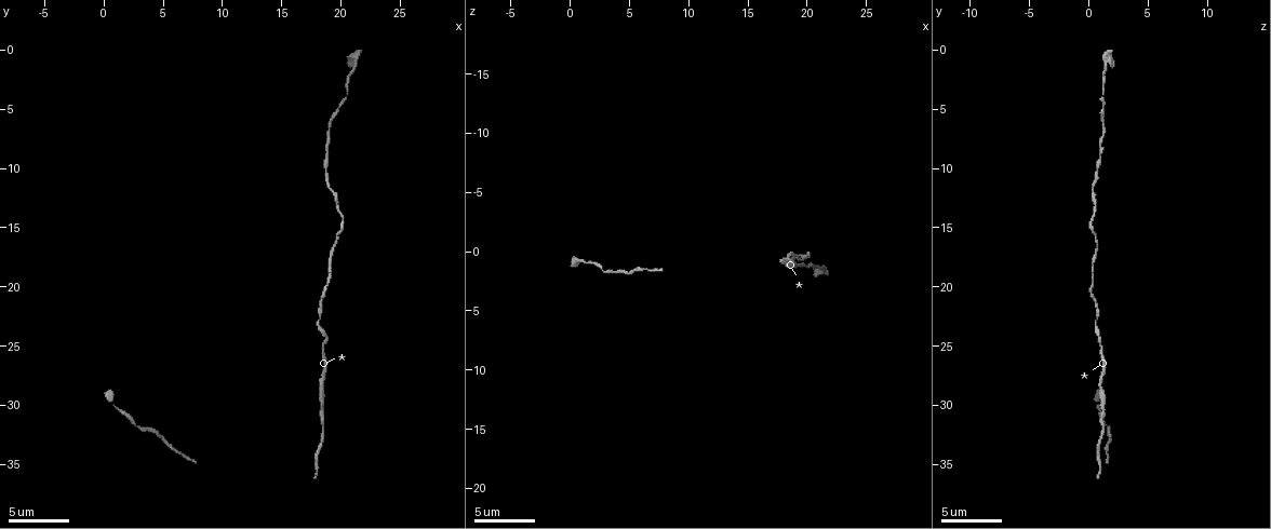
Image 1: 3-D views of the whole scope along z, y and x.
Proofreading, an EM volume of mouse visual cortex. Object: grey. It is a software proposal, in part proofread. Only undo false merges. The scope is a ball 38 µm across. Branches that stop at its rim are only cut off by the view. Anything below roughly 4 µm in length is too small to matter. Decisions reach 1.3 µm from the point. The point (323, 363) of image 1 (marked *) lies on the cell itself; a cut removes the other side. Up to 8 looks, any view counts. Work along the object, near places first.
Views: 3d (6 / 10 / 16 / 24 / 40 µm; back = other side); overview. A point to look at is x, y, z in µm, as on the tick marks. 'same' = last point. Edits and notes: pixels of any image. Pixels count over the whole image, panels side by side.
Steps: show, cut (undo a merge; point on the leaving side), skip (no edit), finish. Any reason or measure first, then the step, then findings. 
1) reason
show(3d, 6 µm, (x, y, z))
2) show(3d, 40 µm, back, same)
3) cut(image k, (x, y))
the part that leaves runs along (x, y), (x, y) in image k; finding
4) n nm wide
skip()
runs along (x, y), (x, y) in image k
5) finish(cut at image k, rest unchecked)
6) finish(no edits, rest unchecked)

sudden change in width
show(3d, 16 µm, (18.4, 30.6, 1.2))

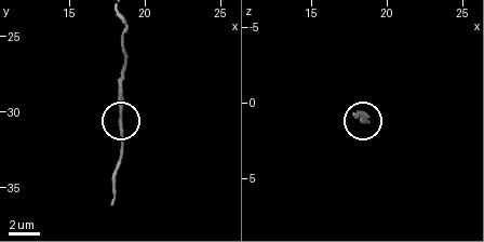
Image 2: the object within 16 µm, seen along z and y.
200 nm wide
skip()
runs along (123, 59), (119, 132), (123, 158) in image 2; continuous, no second cell

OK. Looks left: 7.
sudden change in width
show(3d, 6 µm, (18.8, 20.4, 0.2))

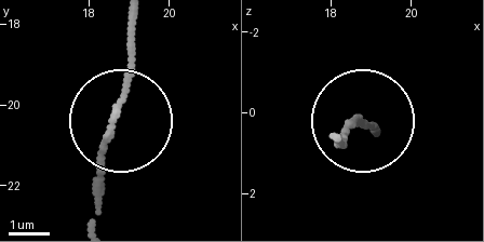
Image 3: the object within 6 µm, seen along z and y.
skip()
one cell here

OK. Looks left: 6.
narrows sharply
show(3d, 10 µm, (19.0, 8.6, 1.0))

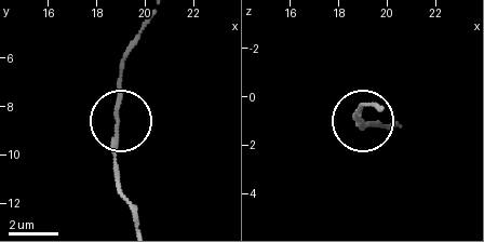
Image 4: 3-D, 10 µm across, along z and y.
skip()
runs along (135, 219), (116, 176), (122, 54) in image 4; one cell here

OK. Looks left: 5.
show(3d, 10 µm, (19.8, 16.2, 0.6))

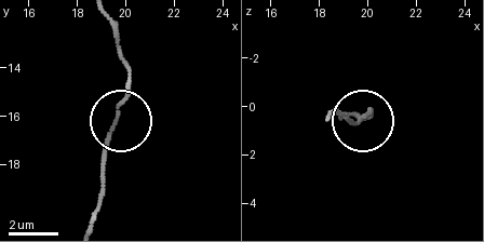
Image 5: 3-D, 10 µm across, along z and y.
show(3d, 6 µm, (19.6, 16.3, 0.7))

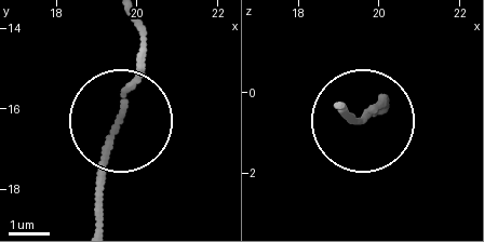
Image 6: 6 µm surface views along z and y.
130 nm wide
skip()
continuous, no second cell

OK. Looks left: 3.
finish(no edits, rest unchecked)

